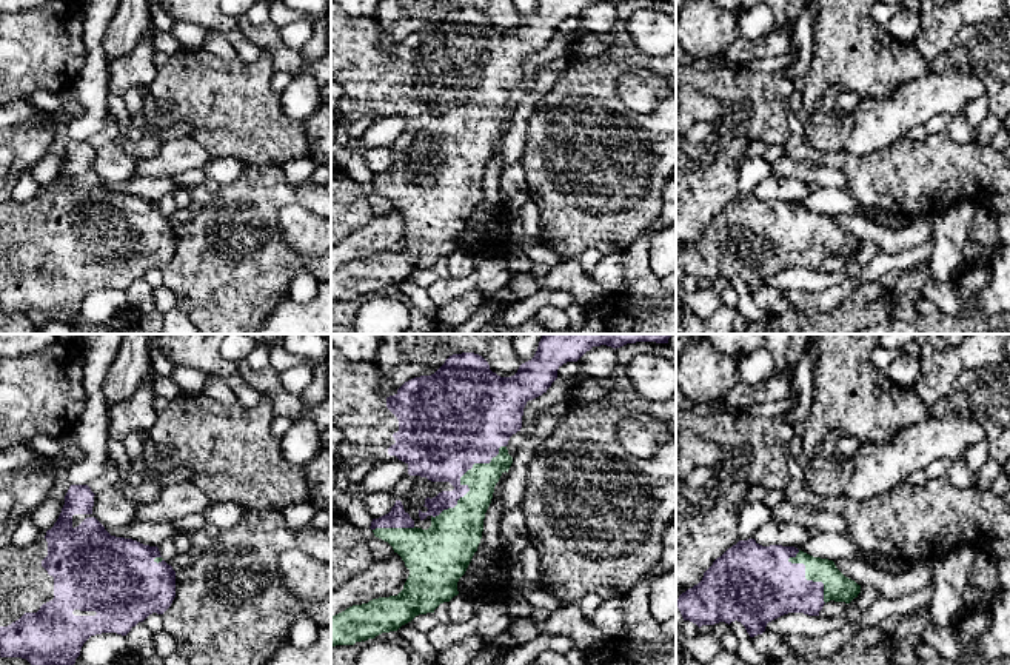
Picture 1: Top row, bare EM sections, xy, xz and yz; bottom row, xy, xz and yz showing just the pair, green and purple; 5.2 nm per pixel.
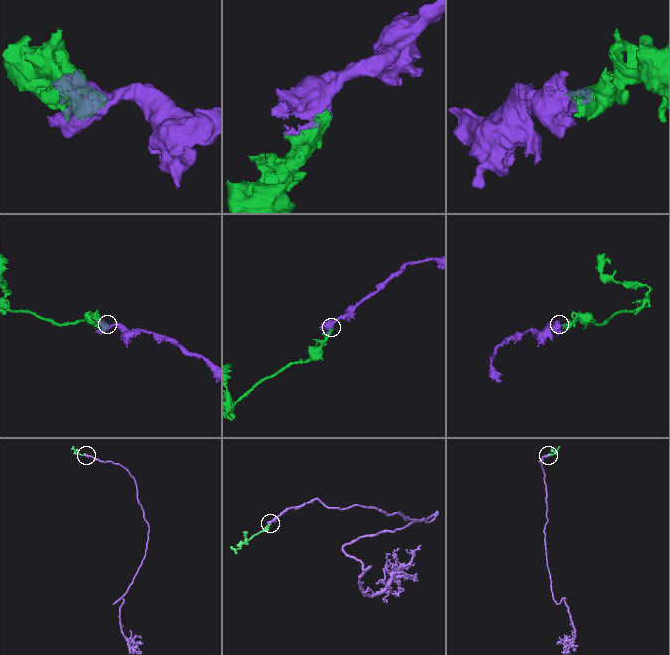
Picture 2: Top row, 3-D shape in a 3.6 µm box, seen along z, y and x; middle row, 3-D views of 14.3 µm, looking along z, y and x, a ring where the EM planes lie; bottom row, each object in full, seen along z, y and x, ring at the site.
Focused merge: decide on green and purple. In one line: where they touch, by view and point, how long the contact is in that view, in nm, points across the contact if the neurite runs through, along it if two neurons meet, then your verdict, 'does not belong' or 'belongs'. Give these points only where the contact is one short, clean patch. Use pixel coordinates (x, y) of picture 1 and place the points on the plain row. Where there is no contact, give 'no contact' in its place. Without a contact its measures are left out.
contact xz (461, 136); length 550 nm; belongs

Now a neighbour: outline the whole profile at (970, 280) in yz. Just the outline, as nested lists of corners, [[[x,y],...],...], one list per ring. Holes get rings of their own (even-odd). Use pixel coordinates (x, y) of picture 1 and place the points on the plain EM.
[[[979,259],[973,263],[967,263],[955,280],[958,294],[965,302],[967,308],[973,308],[981,288],[990,277],[990,259]]]

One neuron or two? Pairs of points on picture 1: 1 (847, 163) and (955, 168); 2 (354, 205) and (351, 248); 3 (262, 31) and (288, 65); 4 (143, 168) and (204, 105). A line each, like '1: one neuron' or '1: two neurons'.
1: one neuron
2: two neurons
3: one neuron
4: two neurons

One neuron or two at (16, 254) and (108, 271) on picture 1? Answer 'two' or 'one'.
one

